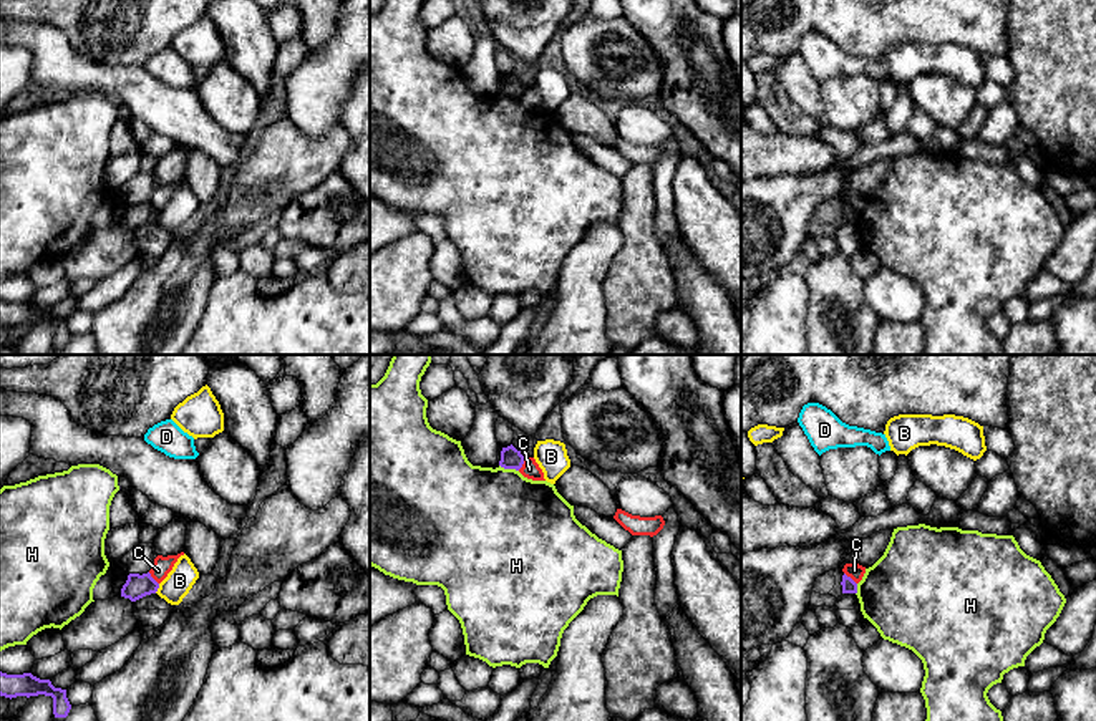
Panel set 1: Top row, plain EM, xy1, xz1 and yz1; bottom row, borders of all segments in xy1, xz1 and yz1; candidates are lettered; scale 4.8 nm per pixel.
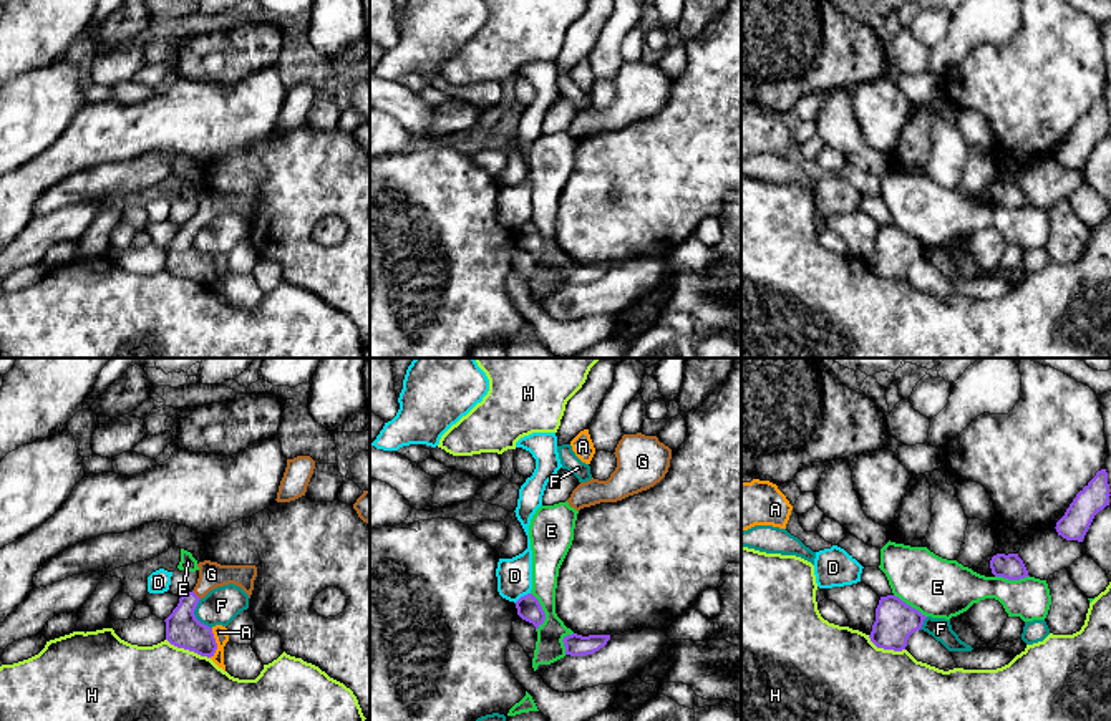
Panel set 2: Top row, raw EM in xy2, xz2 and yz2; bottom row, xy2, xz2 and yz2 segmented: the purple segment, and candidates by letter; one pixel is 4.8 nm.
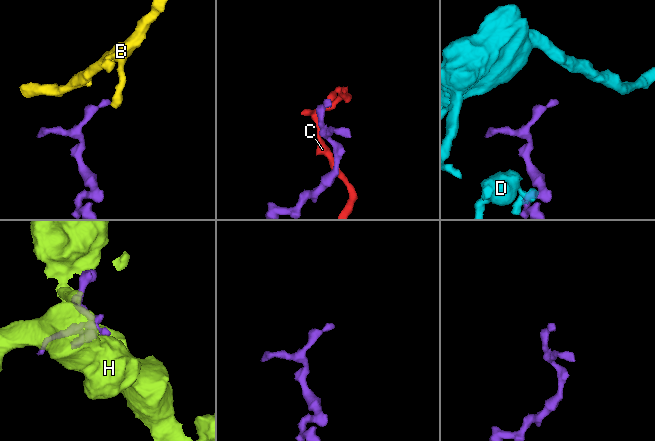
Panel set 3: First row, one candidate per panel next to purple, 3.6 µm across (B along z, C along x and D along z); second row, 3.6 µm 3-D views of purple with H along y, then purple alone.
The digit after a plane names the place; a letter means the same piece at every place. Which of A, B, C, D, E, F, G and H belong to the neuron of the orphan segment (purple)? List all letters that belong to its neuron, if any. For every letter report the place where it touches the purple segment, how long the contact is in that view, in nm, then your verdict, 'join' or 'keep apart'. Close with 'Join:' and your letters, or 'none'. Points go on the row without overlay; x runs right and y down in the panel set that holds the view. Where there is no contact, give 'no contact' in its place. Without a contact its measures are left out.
A: meets purple in xy2 at (216, 272); contact 140 nm long; keep apart
B: meets purple in xy1 at (158, 216); contact 50 nm long; keep apart
C: meets purple in yz1 at (851, 208); contact 90 nm long; keep apart
D: meets purple in xz2 at (521, 226); contact 90 nm long; keep apart
E: meets purple in xz2 at (543, 241); contact 190 nm long; keep apart
F: meets purple in xy2 at (194, 244); contact 160 nm long; keep apart
G: meets purple in xy2 at (196, 224); contact 60 nm long; join
H: meets purple in xy2 at (188, 277); contact 240 nm long; keep apart
Join: G

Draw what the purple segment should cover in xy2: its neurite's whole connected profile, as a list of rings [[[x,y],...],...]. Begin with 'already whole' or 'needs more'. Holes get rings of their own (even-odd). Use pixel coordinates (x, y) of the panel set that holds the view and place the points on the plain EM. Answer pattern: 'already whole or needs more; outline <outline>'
needs more; outline [[[204,189],[197,192],[199,207],[192,220],[179,227],[177,235],[164,249],[166,269],[201,285],[214,285],[217,272],[212,257],[201,252],[194,239],[201,227],[211,219],[234,212],[240,215],[250,227],[254,219],[254,209],[257,206],[255,194],[221,194],[217,191]]]

